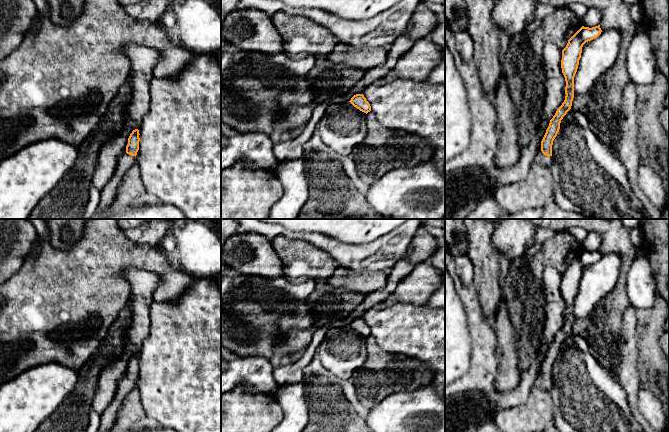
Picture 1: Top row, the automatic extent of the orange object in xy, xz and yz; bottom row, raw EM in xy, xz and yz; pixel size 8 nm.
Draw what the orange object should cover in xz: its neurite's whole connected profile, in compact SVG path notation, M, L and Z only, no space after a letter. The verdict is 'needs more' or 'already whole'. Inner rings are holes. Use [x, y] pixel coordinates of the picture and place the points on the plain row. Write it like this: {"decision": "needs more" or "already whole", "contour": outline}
{"decision": "already whole", "contour": "M363 318L354 319L349 326L366 338L371 335L371 330Z"}

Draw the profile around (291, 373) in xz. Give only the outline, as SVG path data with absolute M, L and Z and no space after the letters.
M357 307L347 316L334 320L319 328L315 328L313 330L312 339L300 359L274 369L273 375L277 388L301 382L304 368L311 363L314 355L317 353L319 345L326 337L328 331L335 327L349 326L354 319L362 318L364 312L365 311Z

